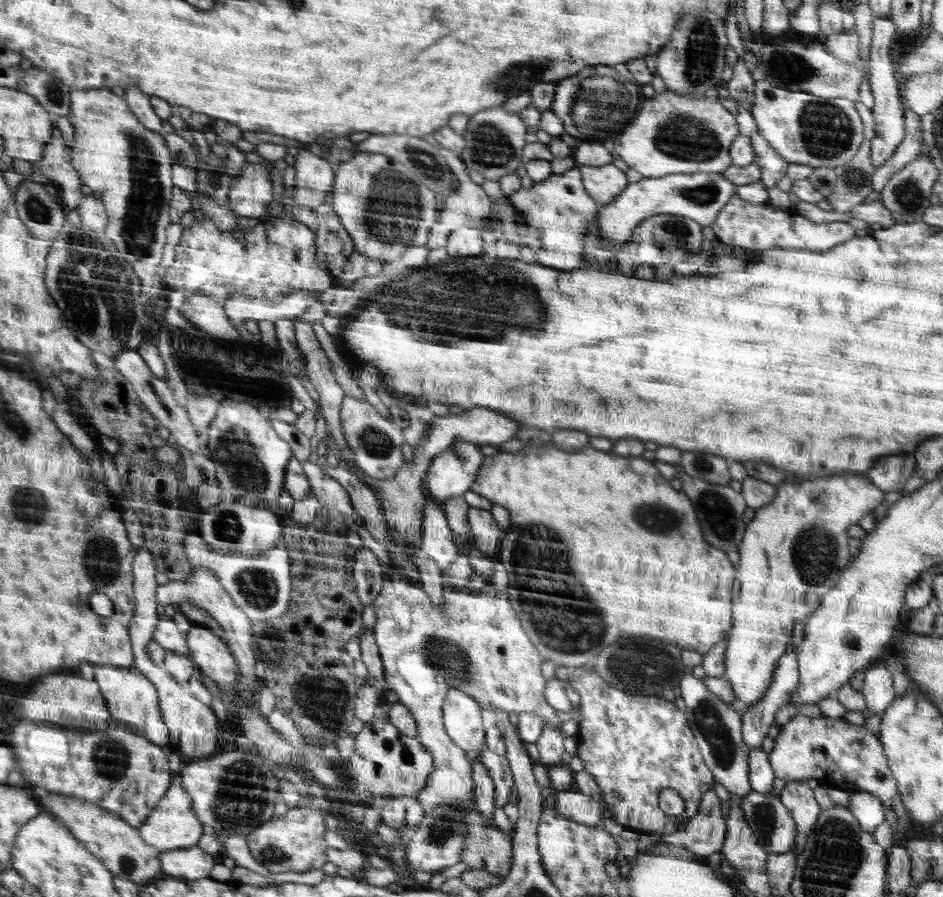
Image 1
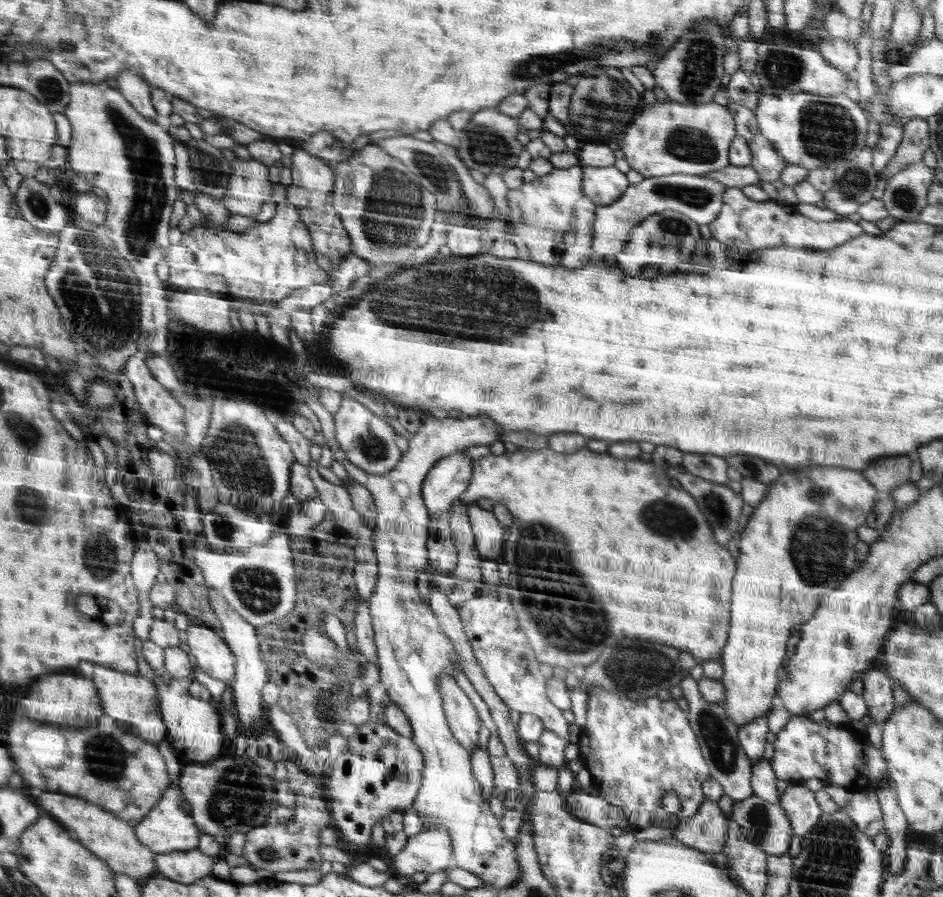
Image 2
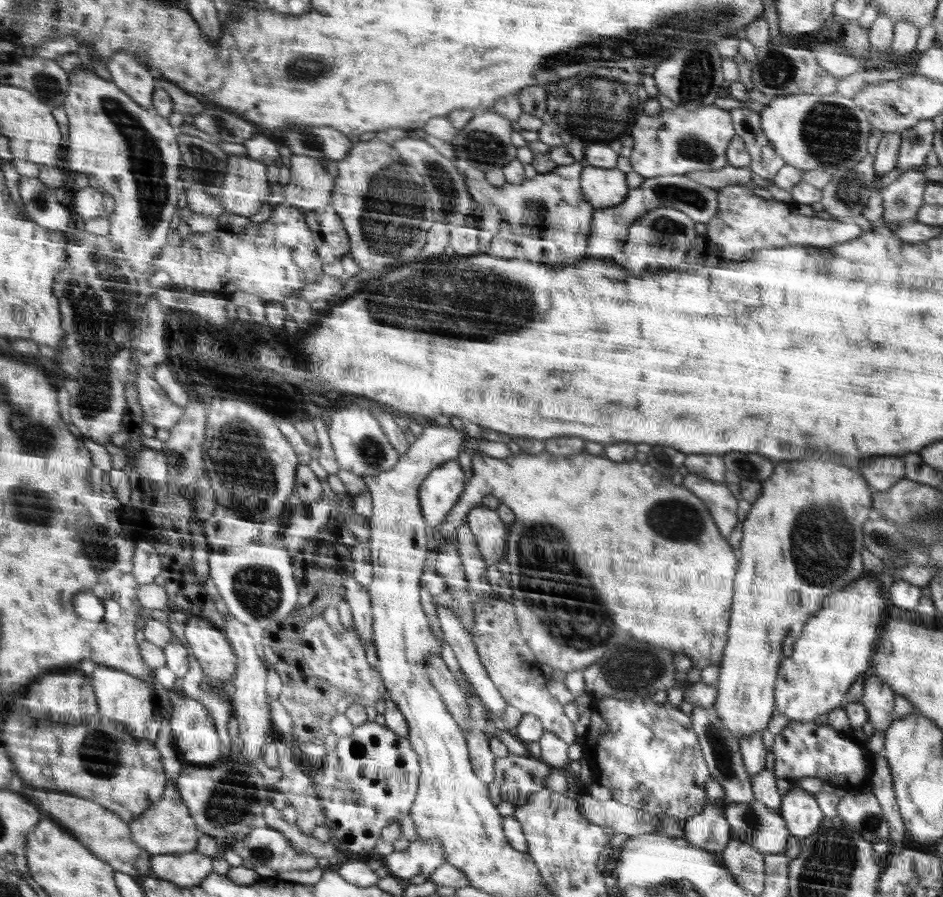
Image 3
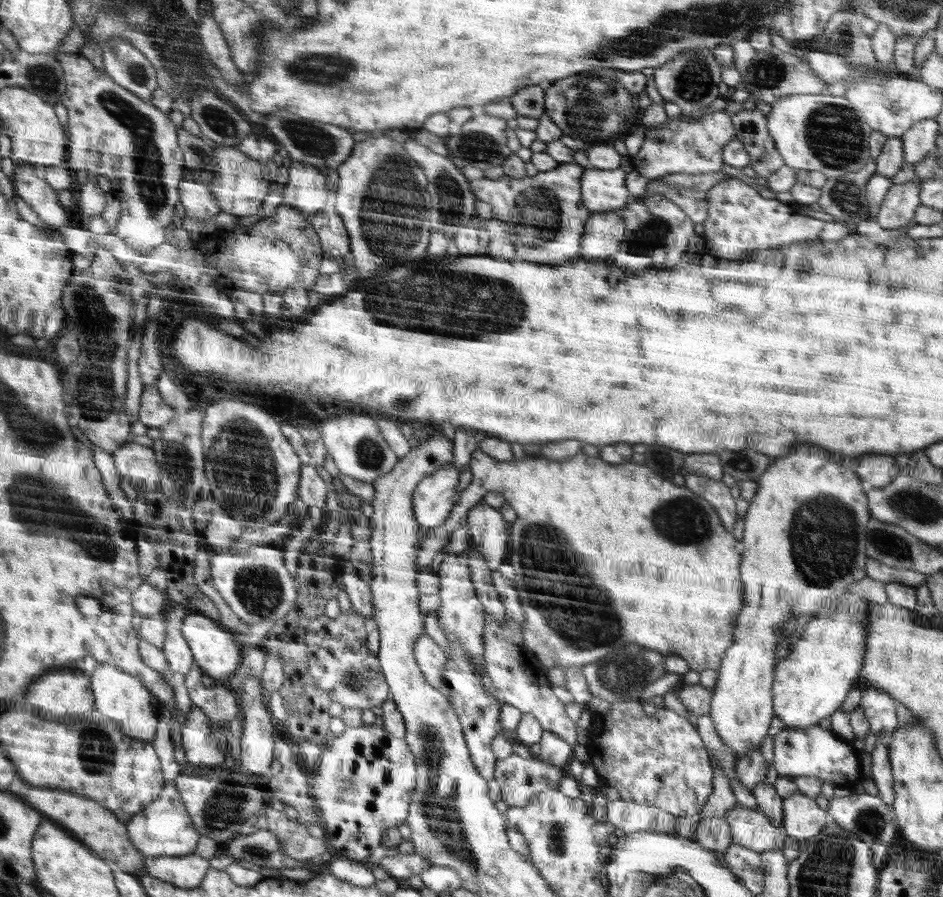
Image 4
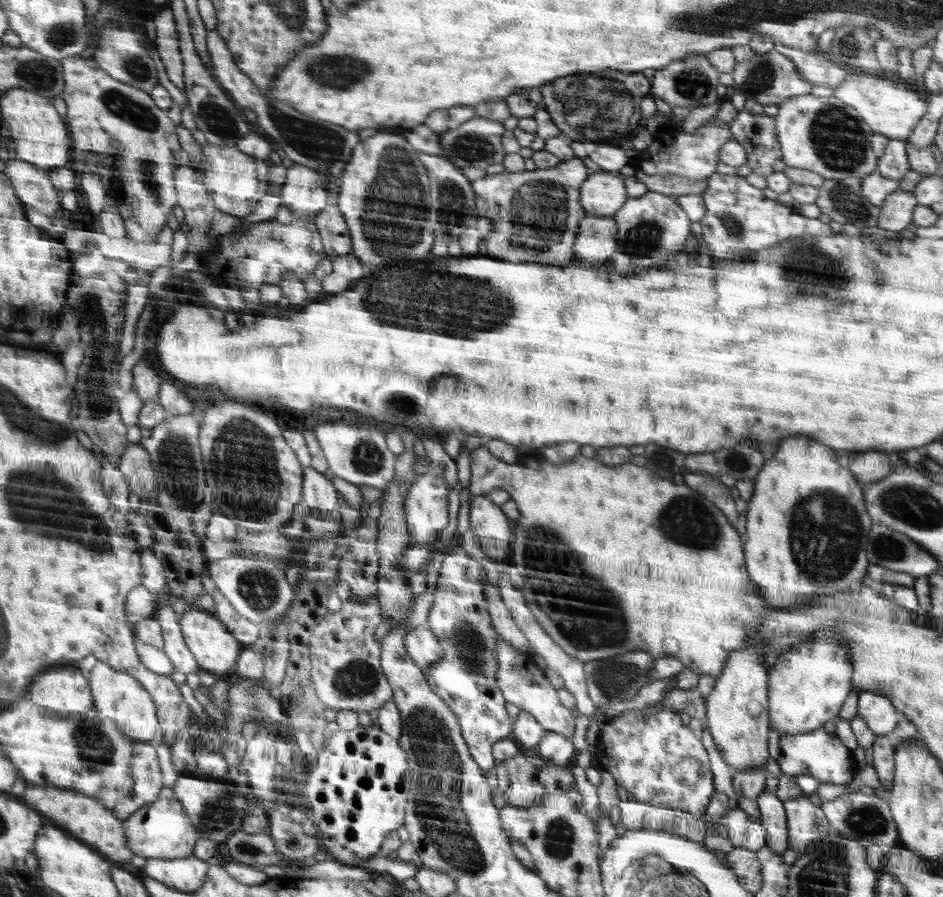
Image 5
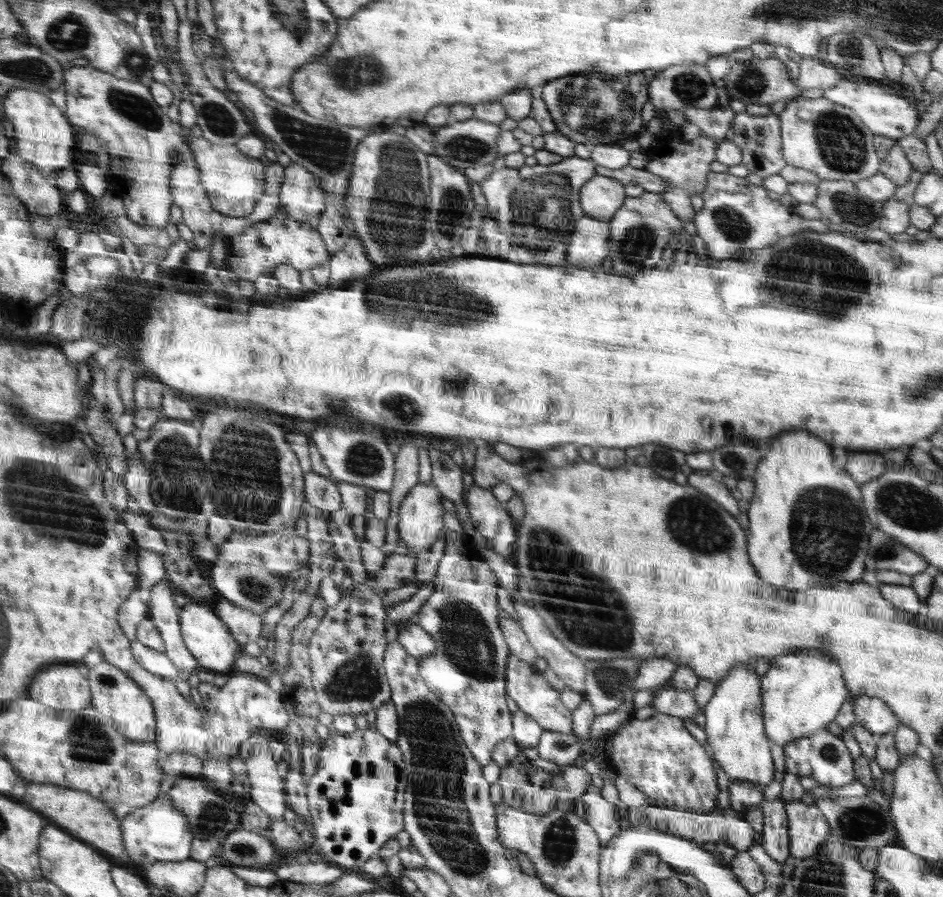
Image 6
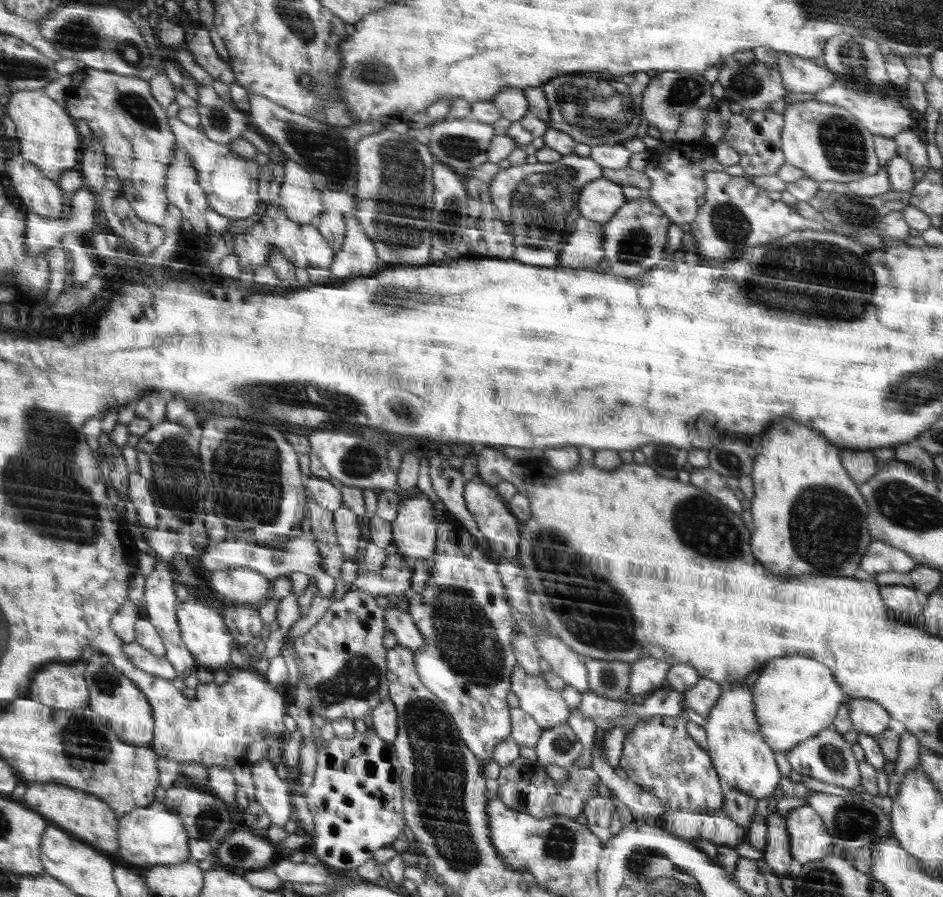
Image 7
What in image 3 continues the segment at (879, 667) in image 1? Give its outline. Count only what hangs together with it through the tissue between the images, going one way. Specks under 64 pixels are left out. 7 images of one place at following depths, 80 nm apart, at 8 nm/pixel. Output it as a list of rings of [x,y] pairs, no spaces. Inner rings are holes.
[[[868,675],[863,683],[861,703],[865,706],[868,721],[874,729],[886,730],[895,718],[895,692],[874,675]]]

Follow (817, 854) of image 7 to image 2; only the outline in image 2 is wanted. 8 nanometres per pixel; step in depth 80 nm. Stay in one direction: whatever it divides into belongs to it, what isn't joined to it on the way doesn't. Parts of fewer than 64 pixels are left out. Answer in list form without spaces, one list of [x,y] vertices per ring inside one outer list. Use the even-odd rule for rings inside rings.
[[[802,783],[789,784],[779,803],[791,822],[794,835],[811,834],[823,816],[818,802],[814,800],[814,792]]]

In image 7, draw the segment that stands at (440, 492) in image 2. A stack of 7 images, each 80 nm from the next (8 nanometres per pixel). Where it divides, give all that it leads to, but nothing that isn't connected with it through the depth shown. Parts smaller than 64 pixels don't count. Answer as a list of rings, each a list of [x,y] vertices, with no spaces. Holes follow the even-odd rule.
[[[426,493],[403,499],[397,508],[397,518],[392,522],[392,542],[400,556],[409,560],[424,560],[437,548],[436,528],[432,501]]]

